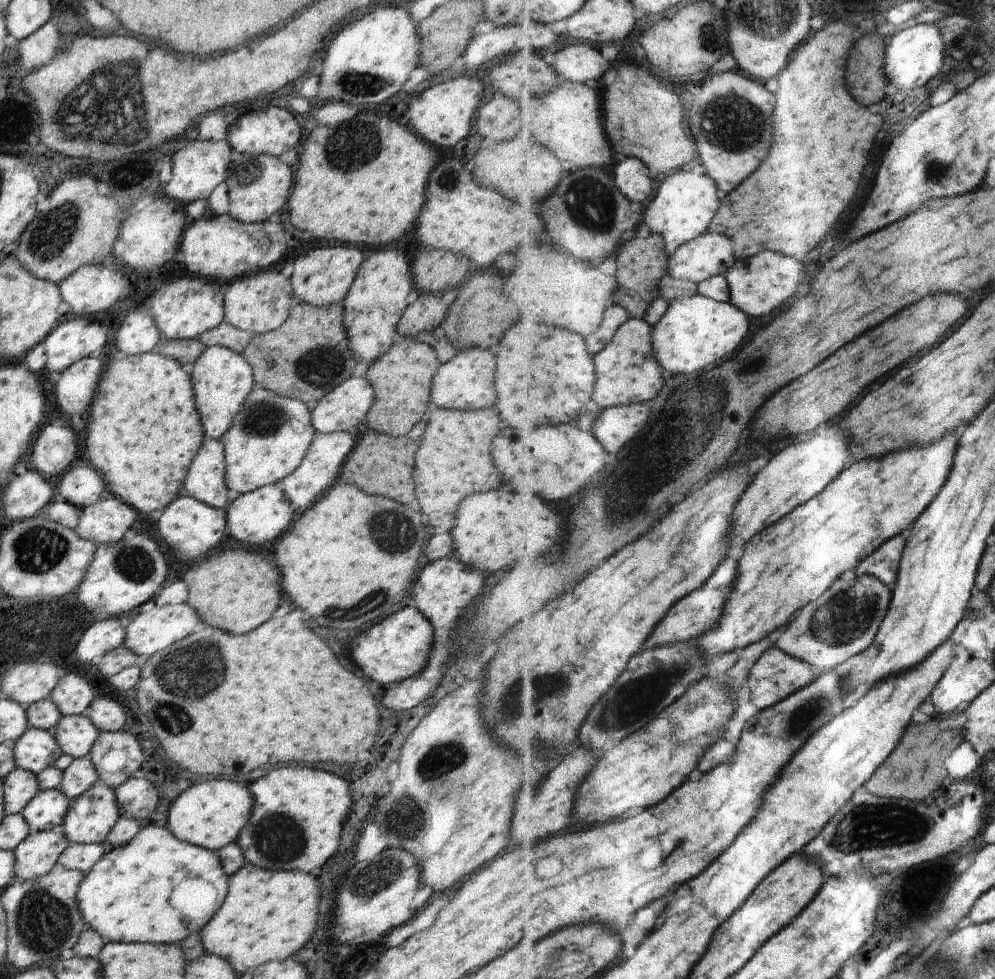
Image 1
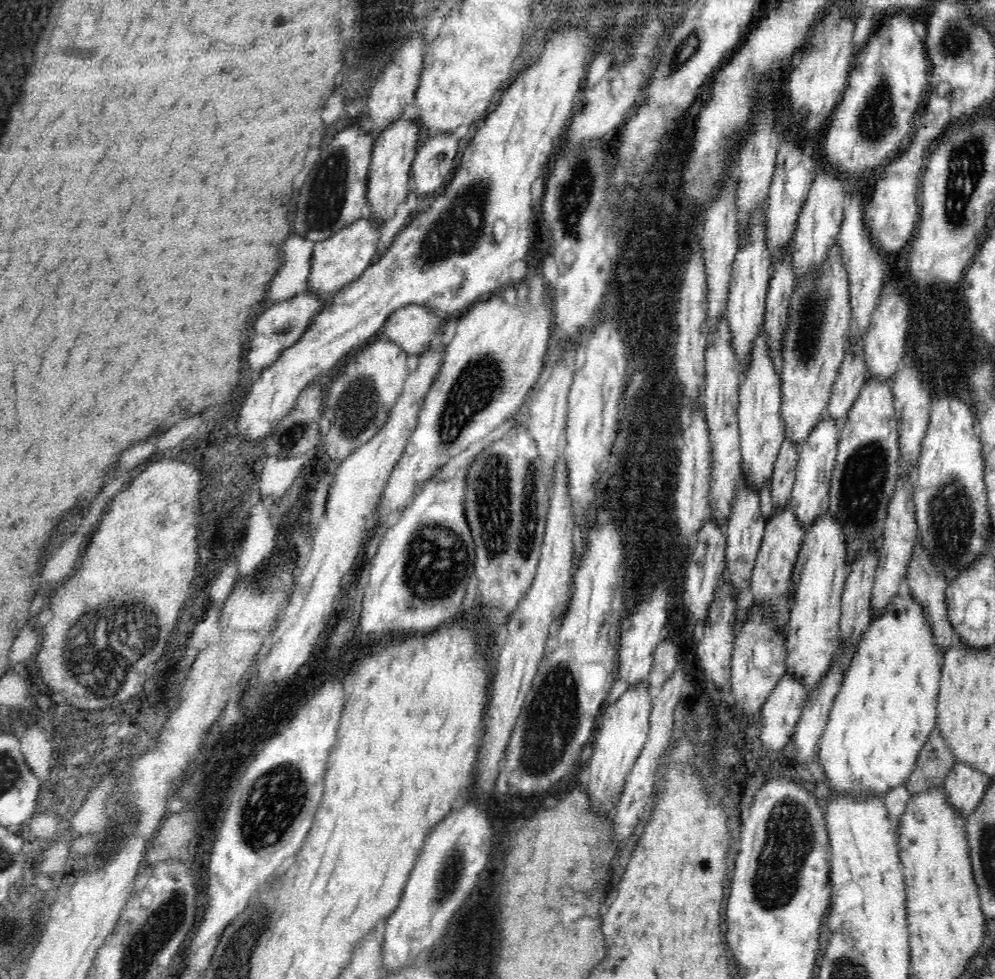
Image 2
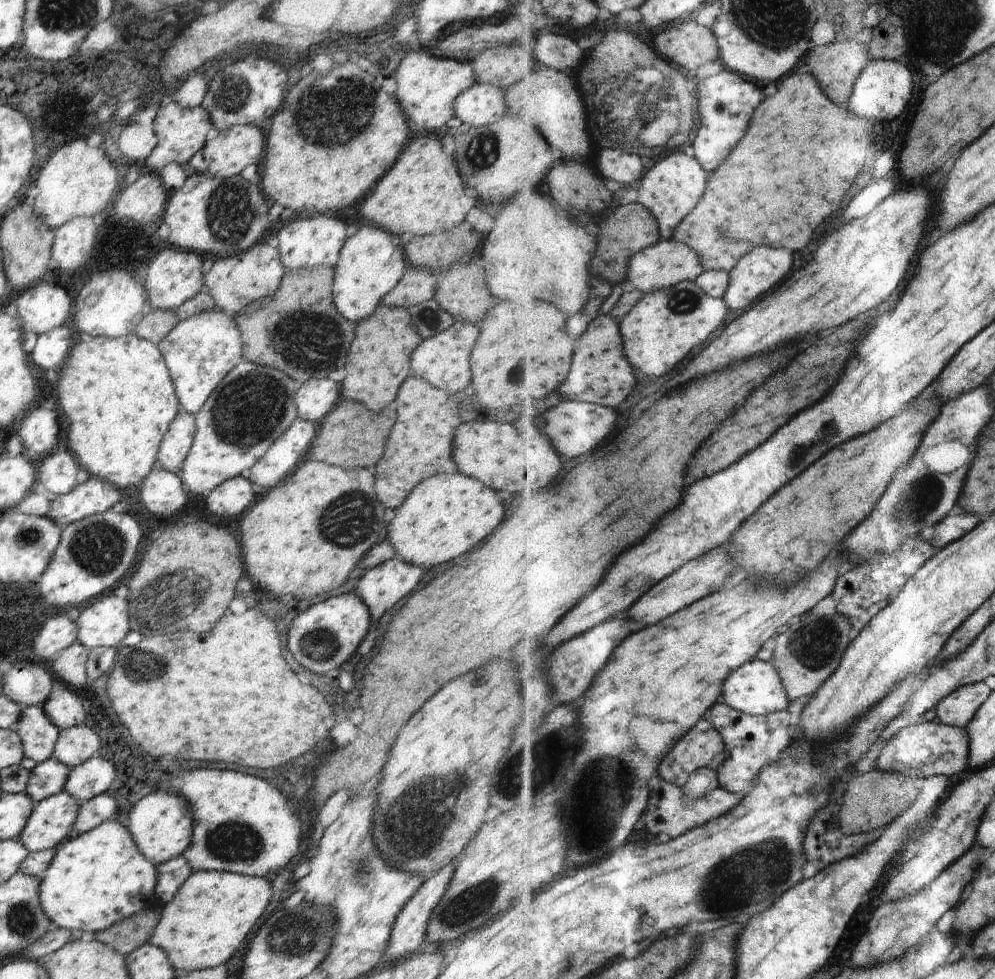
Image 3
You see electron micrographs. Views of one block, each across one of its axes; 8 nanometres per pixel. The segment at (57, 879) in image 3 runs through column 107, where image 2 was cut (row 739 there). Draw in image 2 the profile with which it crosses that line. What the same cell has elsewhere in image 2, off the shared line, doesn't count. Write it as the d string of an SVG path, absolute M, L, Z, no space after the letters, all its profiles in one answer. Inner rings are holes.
M906 586L902 592L892 598L892 602L886 606L886 610L884 610L882 616L872 618L868 630L862 634L862 640L858 642L858 648L856 648L853 654L848 671L844 673L840 690L838 690L838 694L836 694L836 698L834 698L834 704L832 704L832 710L830 710L826 728L824 728L824 732L822 732L818 754L819 763L825 772L826 783L831 792L834 791L834 793L838 793L838 795L874 795L884 798L887 793L890 793L890 790L897 788L897 786L905 785L907 779L910 778L910 774L914 772L914 764L916 760L918 760L918 752L922 750L930 733L932 733L932 730L937 726L937 698L941 681L941 666L942 652L938 650L936 646L930 625L927 624L924 618L922 607L914 600L912 592Z

